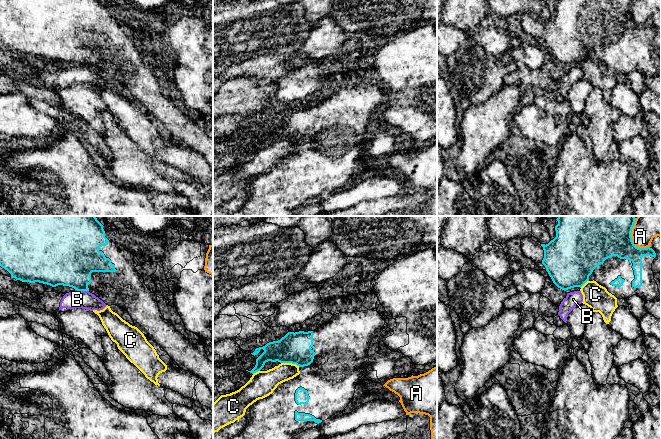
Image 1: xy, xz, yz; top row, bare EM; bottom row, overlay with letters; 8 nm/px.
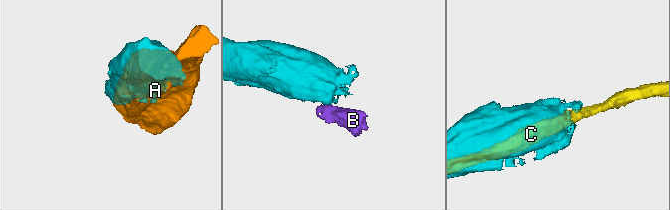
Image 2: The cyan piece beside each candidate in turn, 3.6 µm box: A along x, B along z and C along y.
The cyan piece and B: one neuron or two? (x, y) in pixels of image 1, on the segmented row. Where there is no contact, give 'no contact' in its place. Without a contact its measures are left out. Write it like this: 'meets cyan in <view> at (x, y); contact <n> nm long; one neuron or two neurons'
meets cyan in xy at (82, 290); contact 110 nm long; two neurons

